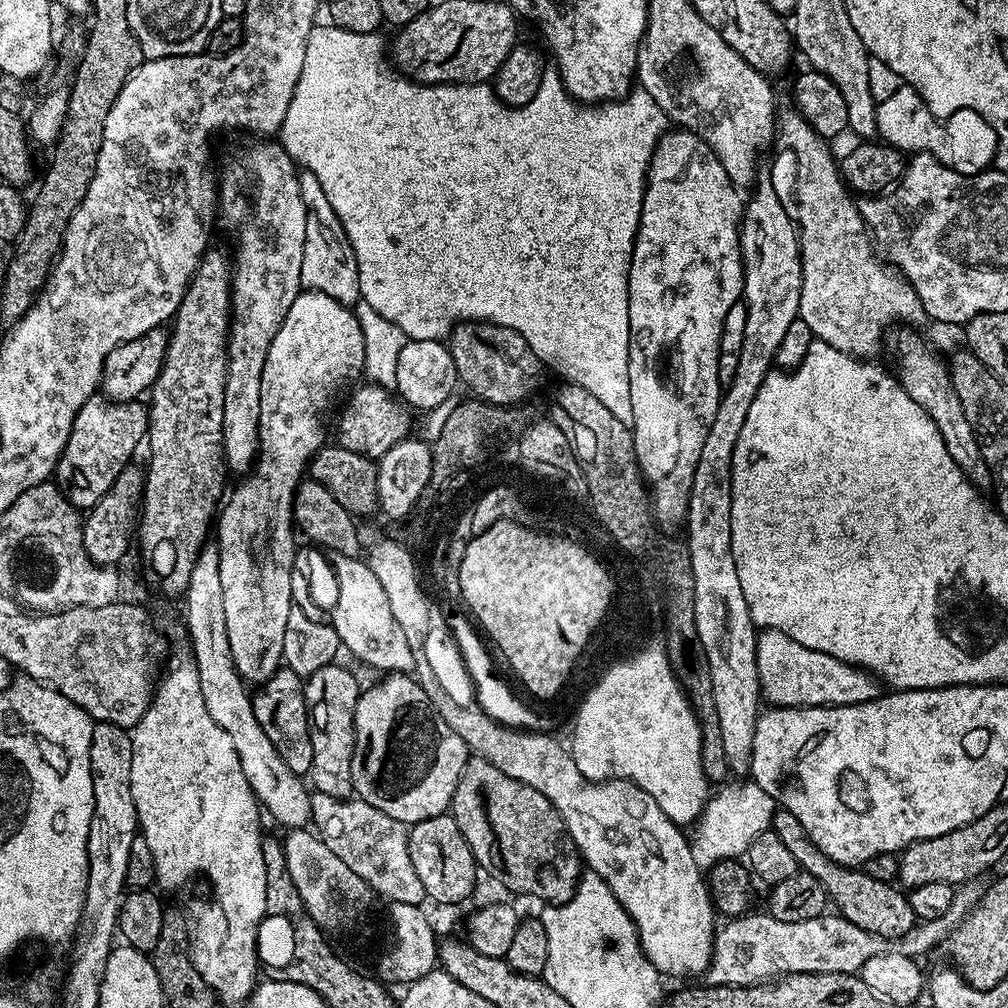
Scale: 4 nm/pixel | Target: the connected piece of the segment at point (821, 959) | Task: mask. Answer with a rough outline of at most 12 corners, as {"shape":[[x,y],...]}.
{"shape":[[839,914],[729,919],[709,985],[859,973],[886,948]]}

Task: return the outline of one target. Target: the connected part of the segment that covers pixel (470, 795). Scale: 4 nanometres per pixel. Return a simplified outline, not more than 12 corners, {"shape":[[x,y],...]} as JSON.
{"shape":[[472,756],[450,814],[498,883],[548,906],[582,857],[534,786]]}

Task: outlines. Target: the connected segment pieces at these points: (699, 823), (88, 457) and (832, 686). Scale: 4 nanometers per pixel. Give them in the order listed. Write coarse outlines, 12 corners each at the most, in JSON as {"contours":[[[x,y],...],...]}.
{"contours":[[[723,783],[695,821],[694,862],[743,857],[778,805]],[[148,408],[78,410],[55,483],[91,510],[148,434]],[[773,628],[756,637],[773,708],[865,704],[865,669]]]}

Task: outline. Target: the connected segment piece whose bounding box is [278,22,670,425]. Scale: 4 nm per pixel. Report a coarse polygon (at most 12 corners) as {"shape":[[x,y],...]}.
{"shape":[[308,35],[278,140],[360,300],[466,320],[631,425],[628,264],[670,121],[520,108]]}

